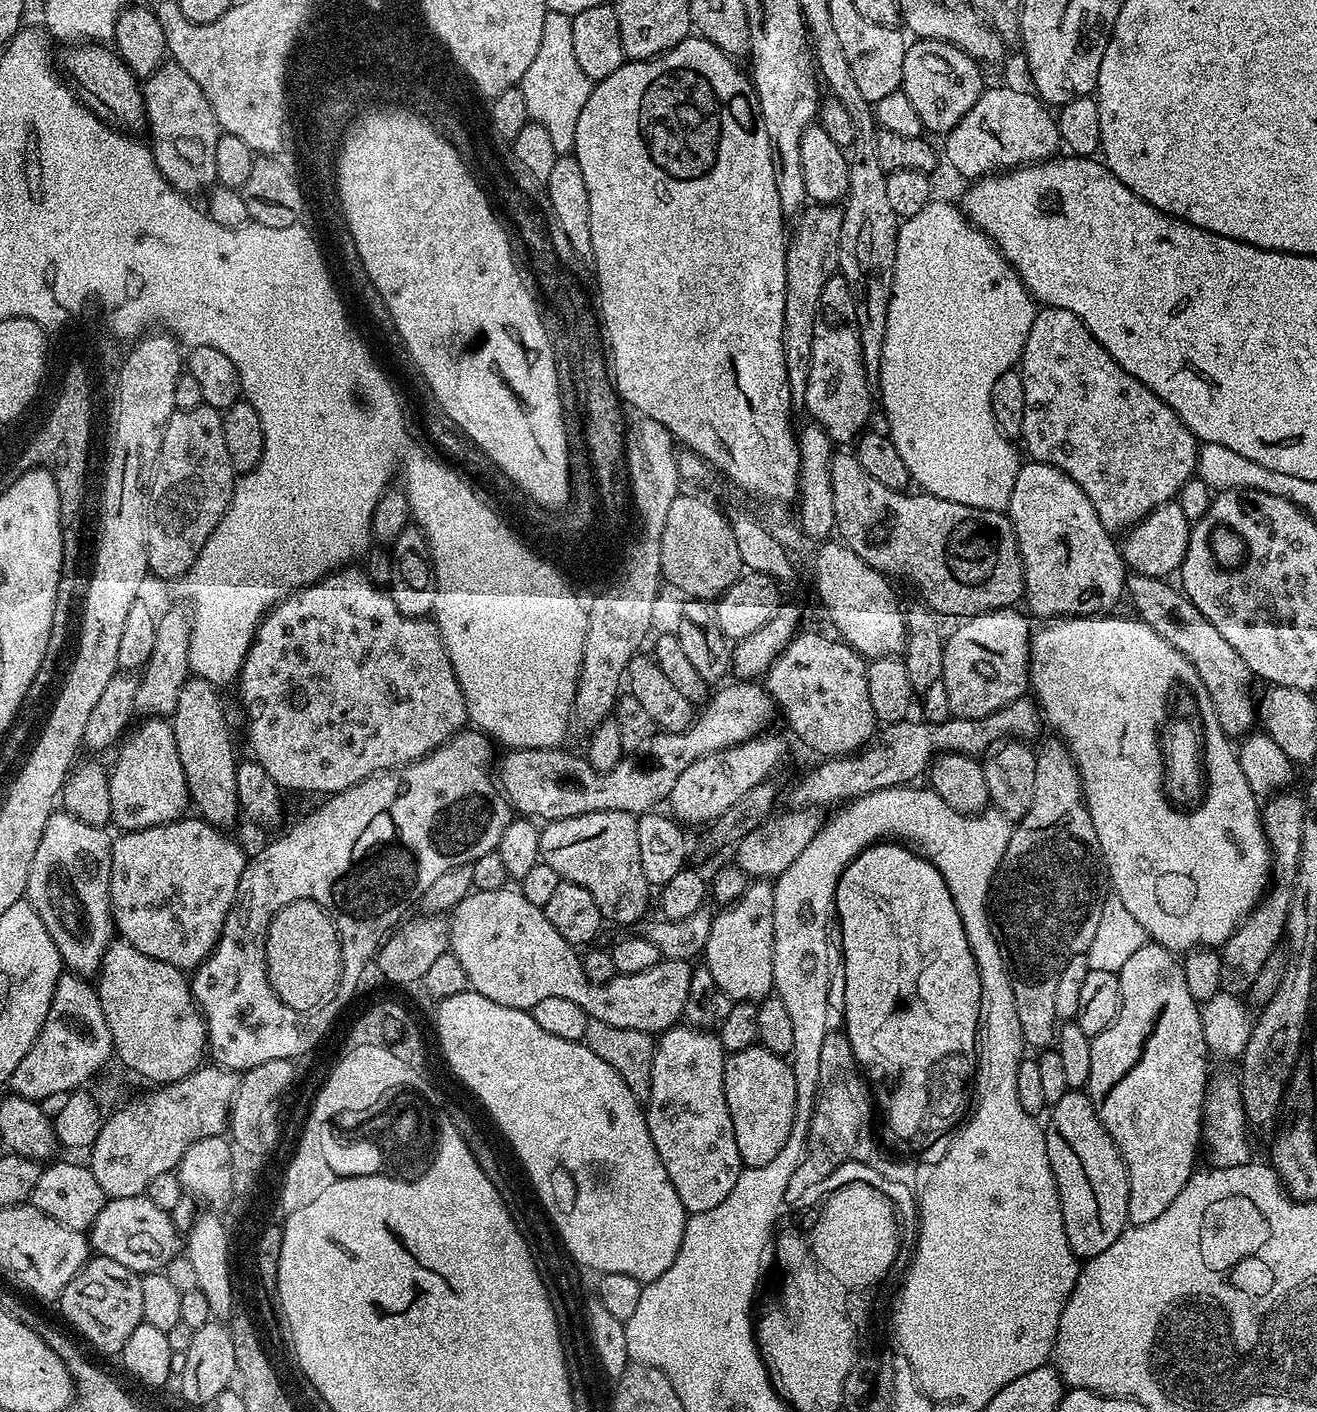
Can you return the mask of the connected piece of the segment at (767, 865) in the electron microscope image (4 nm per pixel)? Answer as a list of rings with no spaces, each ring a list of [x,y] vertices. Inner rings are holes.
[[[816,806],[788,810],[785,816],[773,815],[764,823],[756,825],[741,836],[735,845],[735,867],[741,868],[750,878],[781,876],[790,866],[790,862],[794,862],[794,858],[798,858],[798,854],[802,854],[802,850],[806,850],[806,846],[810,846],[810,842],[814,842],[814,838],[820,833],[820,812],[821,809]]]

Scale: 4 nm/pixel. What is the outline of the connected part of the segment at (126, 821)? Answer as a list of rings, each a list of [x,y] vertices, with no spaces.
[[[148,718],[145,721],[123,737],[119,745],[120,757],[116,765],[111,765],[108,777],[111,823],[125,832],[169,824],[181,819],[187,813],[184,811],[190,808],[186,774],[182,774],[182,762],[178,759],[178,746],[174,742],[171,723],[164,718]]]

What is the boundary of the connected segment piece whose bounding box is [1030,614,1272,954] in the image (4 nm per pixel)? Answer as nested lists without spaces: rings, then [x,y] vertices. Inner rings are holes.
[[[1101,614],[1099,616],[1065,616],[1053,619],[1045,628],[1036,628],[1032,633],[1032,662],[1030,665],[1030,692],[1040,706],[1043,719],[1053,728],[1055,735],[1067,743],[1068,749],[1076,759],[1076,768],[1080,771],[1080,780],[1084,784],[1084,802],[1088,806],[1088,813],[1094,822],[1094,834],[1098,834],[1098,846],[1102,863],[1106,869],[1110,888],[1114,891],[1115,899],[1130,910],[1130,914],[1137,920],[1138,926],[1142,926],[1145,937],[1151,943],[1167,948],[1172,954],[1187,954],[1201,948],[1219,949],[1228,941],[1230,934],[1239,926],[1242,920],[1256,909],[1260,899],[1270,887],[1270,873],[1272,870],[1272,848],[1264,833],[1262,823],[1262,808],[1256,800],[1257,793],[1250,790],[1250,782],[1246,782],[1246,774],[1242,774],[1240,757],[1233,741],[1222,730],[1218,722],[1218,714],[1210,702],[1210,694],[1198,678],[1196,667],[1162,634],[1154,631],[1146,621],[1128,616],[1112,616],[1116,614]],[[1174,682],[1187,682],[1198,698],[1200,708],[1204,708],[1204,724],[1208,724],[1208,764],[1212,764],[1212,800],[1208,800],[1208,808],[1204,812],[1196,812],[1196,816],[1176,816],[1176,812],[1168,812],[1164,808],[1164,800],[1160,800],[1160,760],[1156,760],[1156,720],[1162,719],[1164,709],[1164,696],[1168,688]]]

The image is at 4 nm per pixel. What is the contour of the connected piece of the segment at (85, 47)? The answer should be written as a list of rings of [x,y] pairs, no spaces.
[[[81,42],[65,49],[64,68],[72,75],[70,84],[80,103],[85,104],[99,120],[117,130],[143,129],[146,115],[142,84],[128,69],[120,53],[100,42]]]

